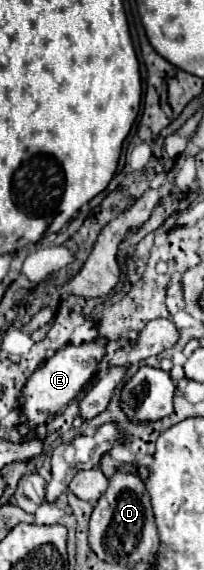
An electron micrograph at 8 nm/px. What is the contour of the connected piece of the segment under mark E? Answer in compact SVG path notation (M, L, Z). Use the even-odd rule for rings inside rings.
M90 341L78 347L68 345L56 351L54 357L50 357L40 369L36 369L22 389L24 401L20 405L20 413L24 415L24 423L28 425L28 429L36 429L38 425L44 425L48 417L60 413L82 391L82 387L96 375L102 357L104 357L104 345Z

